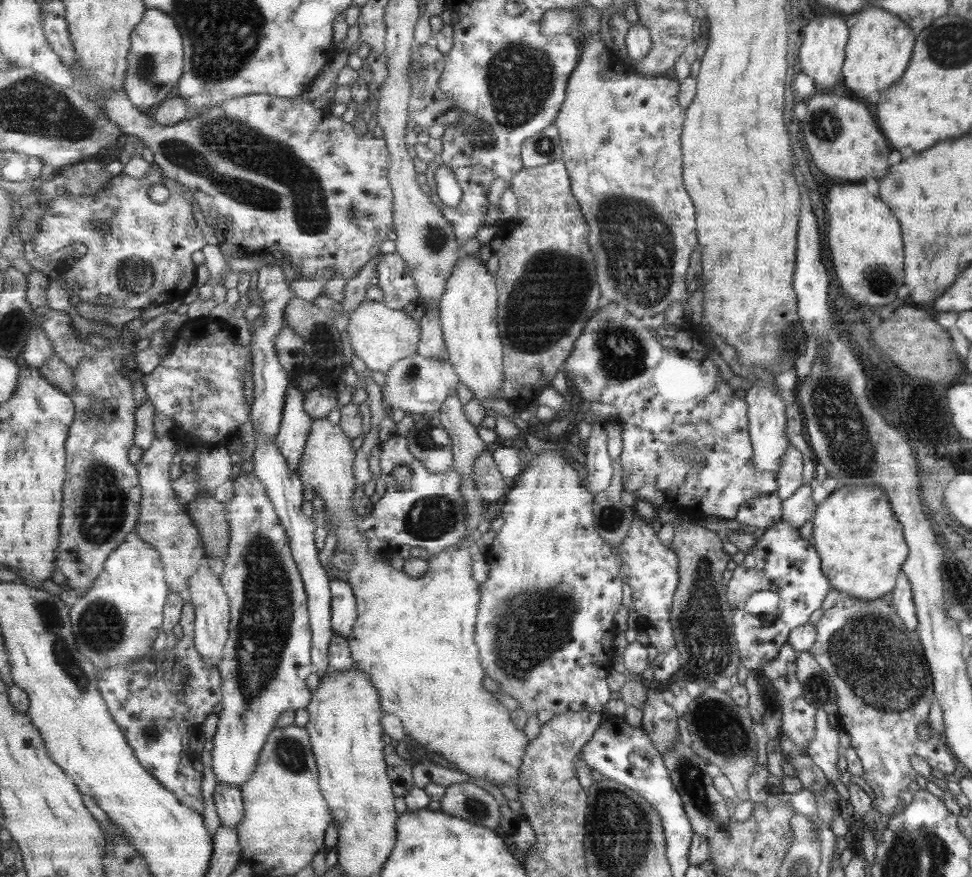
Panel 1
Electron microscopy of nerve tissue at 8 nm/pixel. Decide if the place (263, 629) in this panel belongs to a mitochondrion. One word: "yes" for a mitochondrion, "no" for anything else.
yes

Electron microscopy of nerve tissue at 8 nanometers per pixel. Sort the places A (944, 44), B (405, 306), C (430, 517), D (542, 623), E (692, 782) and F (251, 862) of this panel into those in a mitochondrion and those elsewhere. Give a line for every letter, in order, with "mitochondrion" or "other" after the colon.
A: mitochondrion
B: other
C: mitochondrion
D: mitochondrion
E: mitochondrion
F: other

